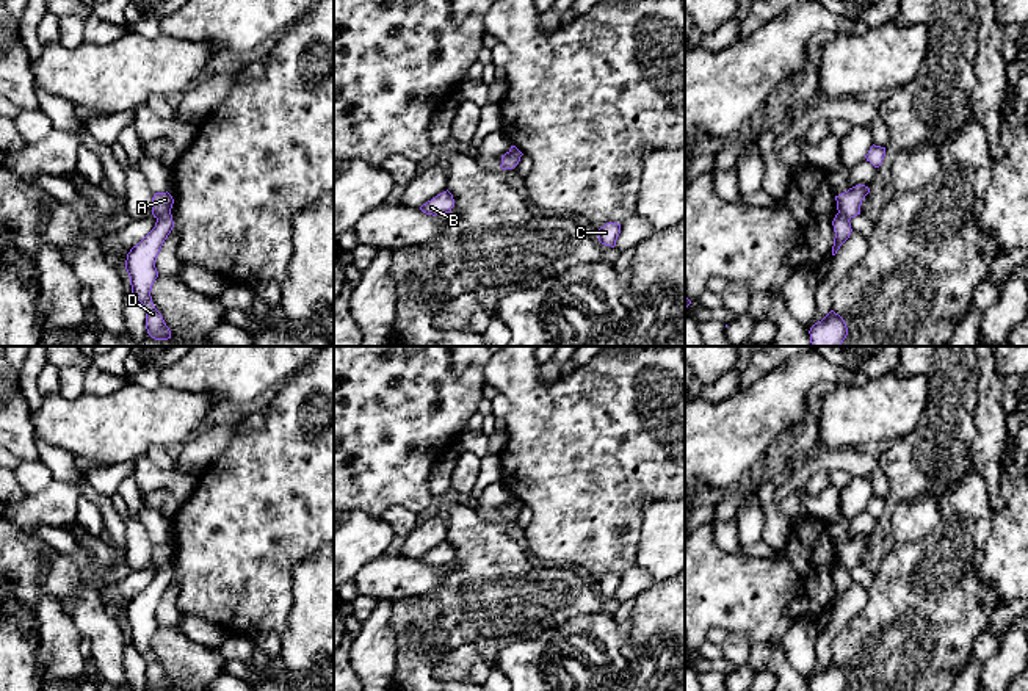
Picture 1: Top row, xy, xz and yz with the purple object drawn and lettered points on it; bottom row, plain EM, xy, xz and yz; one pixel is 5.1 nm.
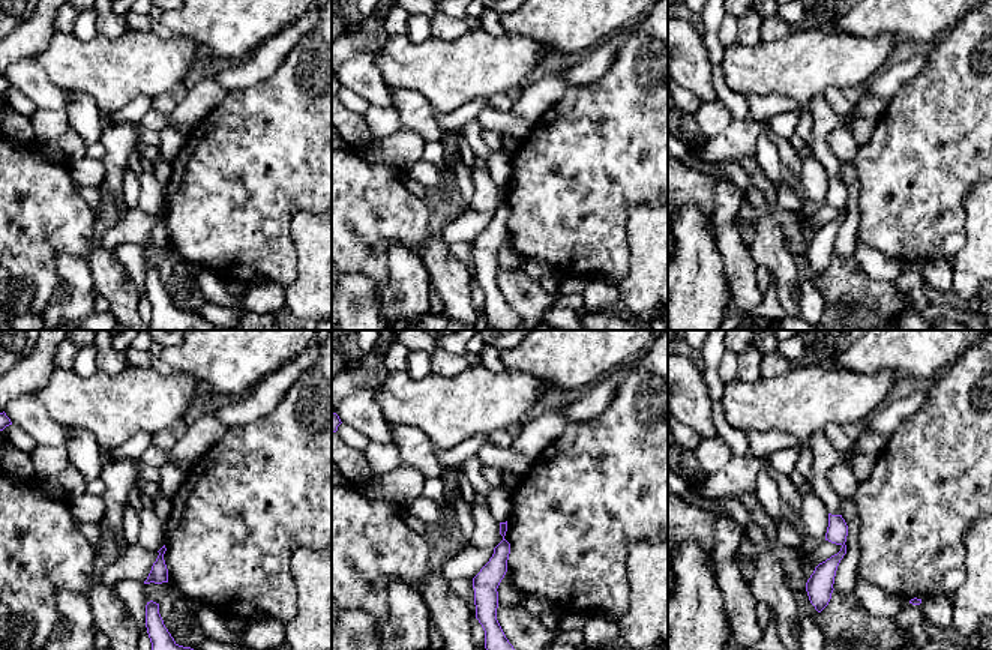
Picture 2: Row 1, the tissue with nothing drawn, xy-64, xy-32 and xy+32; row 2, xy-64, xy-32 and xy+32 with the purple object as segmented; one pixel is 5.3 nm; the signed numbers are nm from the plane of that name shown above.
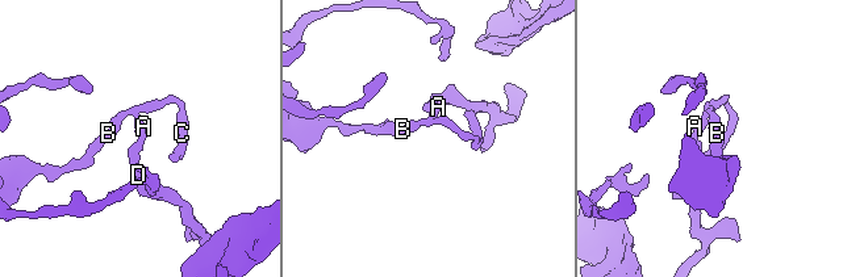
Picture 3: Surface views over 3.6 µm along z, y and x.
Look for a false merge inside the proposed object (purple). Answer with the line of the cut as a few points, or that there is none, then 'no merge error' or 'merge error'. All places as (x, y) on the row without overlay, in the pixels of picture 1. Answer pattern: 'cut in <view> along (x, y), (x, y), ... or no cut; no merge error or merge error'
cut in xy along (170, 564), (157, 569); merge error

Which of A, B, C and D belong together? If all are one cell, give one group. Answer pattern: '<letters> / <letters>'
A B C / D

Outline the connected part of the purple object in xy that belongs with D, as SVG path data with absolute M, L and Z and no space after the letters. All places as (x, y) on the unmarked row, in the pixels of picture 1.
M172 566L157 569L155 578L130 600L125 611L125 620L130 627L132 644L146 660L146 680L155 691L171 689L161 664L152 653L152 636L158 628L155 619L157 606L174 578Z

